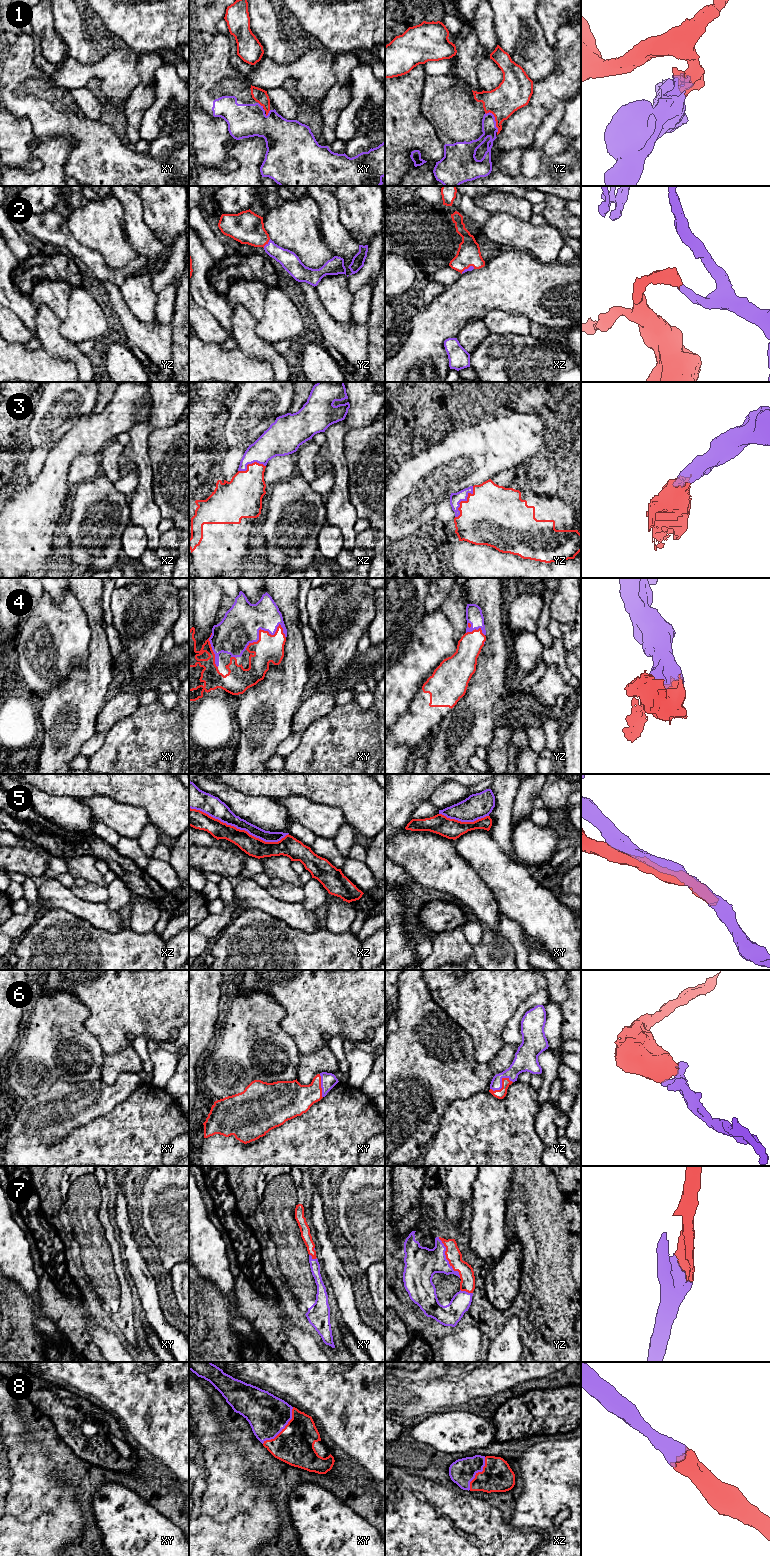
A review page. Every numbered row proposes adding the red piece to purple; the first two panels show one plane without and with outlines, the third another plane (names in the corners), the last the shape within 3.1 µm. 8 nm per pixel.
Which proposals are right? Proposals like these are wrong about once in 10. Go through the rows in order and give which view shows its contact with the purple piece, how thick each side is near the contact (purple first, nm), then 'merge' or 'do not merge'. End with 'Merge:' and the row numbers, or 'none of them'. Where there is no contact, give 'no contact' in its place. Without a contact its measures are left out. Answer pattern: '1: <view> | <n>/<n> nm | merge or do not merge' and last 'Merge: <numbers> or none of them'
1: yz | 120/260 nm | merge
2: yz | 150/260 nm | merge
3: yz | 100/440 nm | merge
4: xy | 300/220 nm | merge
5: xz | 150/160 nm | do not merge
6: yz | 150/80 nm | merge
7: yz | 280/120 nm | merge
8: xy | 320/320 nm | merge
Merge: 1, 2, 3, 4, 6, 7, 8

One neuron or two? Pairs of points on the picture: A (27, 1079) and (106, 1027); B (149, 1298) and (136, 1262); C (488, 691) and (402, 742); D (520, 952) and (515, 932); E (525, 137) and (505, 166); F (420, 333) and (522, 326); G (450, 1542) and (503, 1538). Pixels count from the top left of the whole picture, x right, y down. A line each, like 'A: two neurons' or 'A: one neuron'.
A: two neurons
B: one neuron
C: two neurons
D: one neuron
E: two neurons
F: two neurons
G: one neuron

